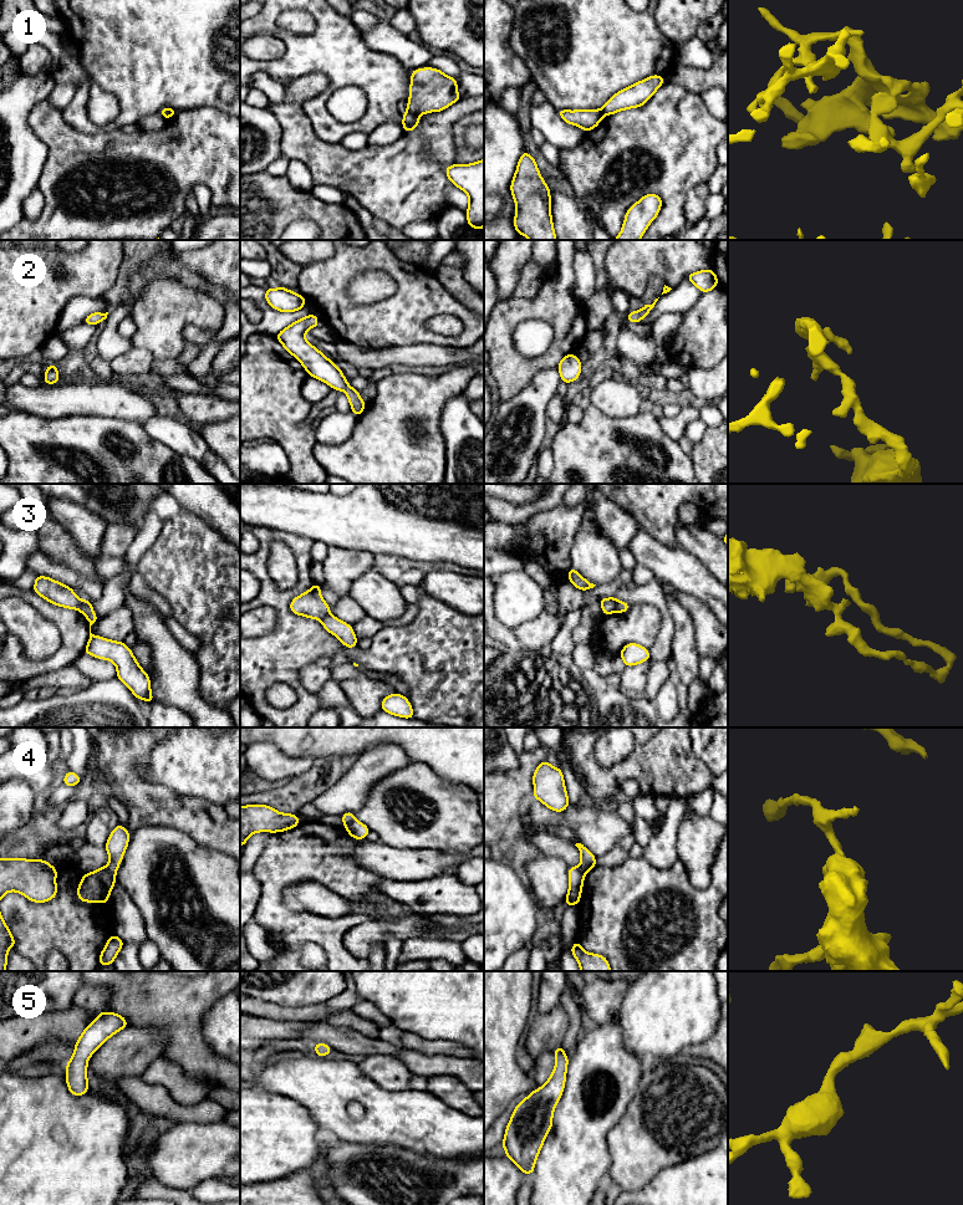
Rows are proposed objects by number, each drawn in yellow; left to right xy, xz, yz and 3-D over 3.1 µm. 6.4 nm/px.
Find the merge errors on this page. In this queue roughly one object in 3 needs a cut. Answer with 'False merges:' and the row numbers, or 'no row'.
False merges: 1, 3, 4

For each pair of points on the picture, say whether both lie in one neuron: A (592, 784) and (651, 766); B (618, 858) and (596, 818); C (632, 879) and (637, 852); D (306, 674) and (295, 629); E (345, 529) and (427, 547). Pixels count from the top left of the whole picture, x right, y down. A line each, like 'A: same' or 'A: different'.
A: same
B: different
C: different
D: different
E: same

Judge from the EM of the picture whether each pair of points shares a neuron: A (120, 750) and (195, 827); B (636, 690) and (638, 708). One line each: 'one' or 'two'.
A: one
B: two

